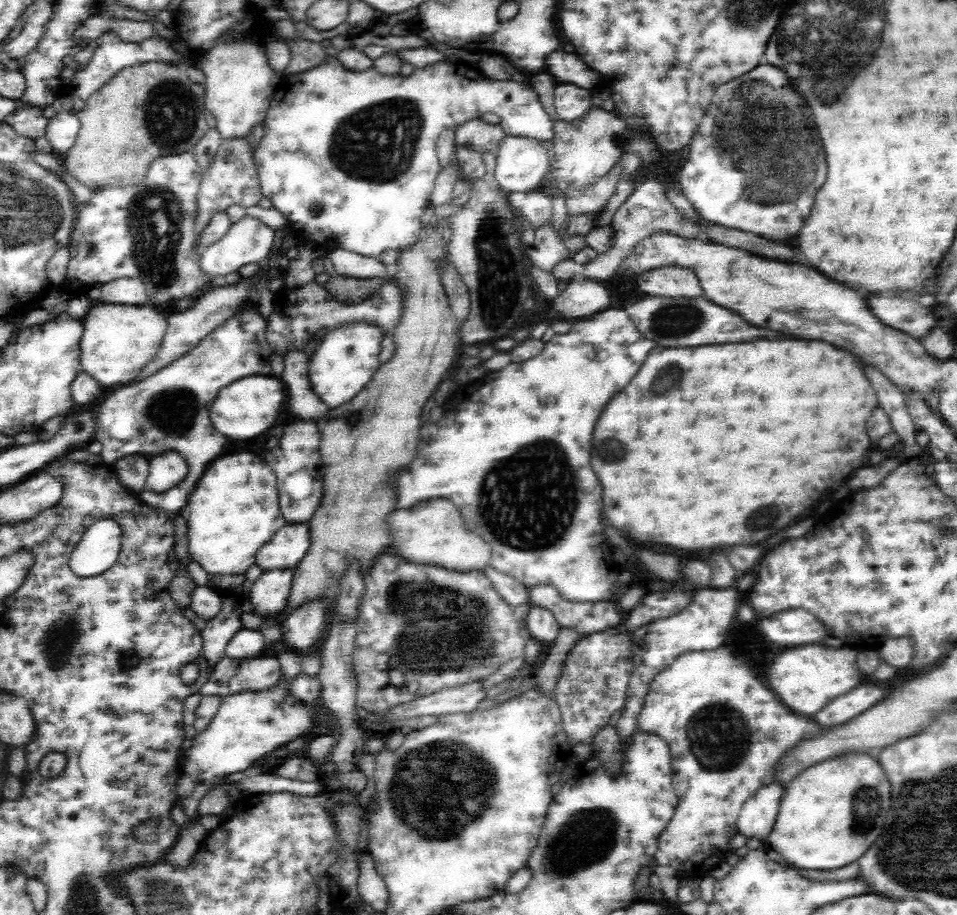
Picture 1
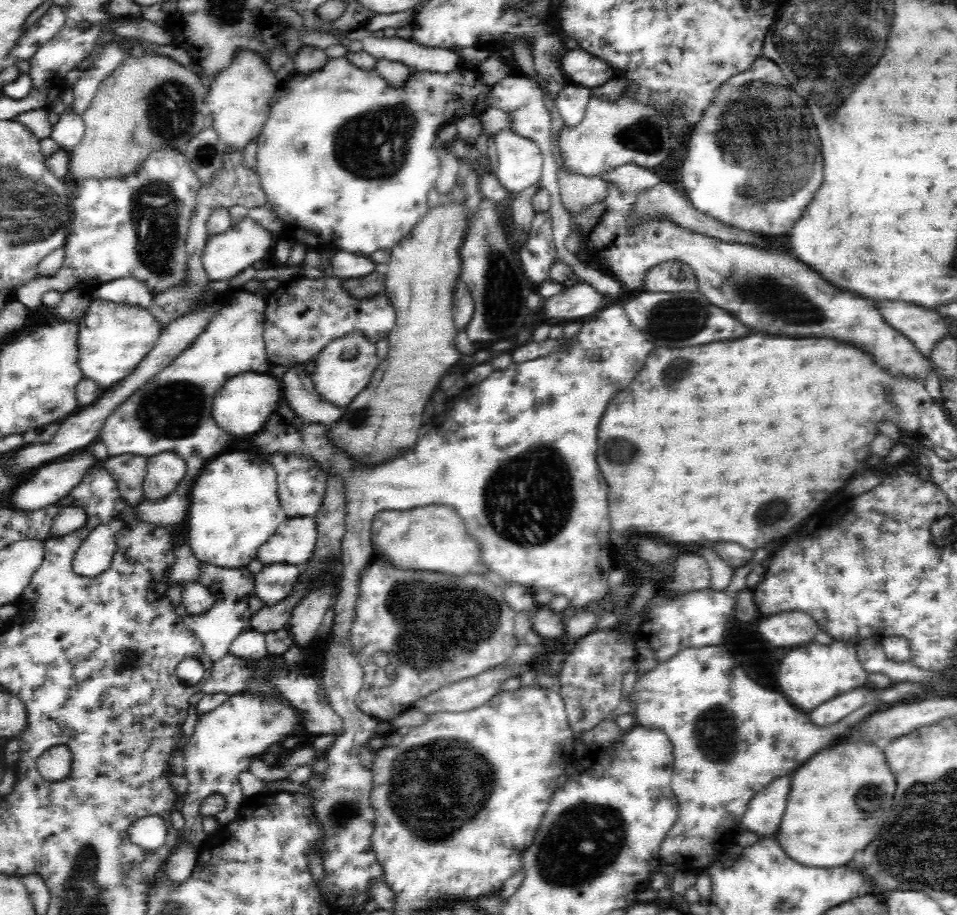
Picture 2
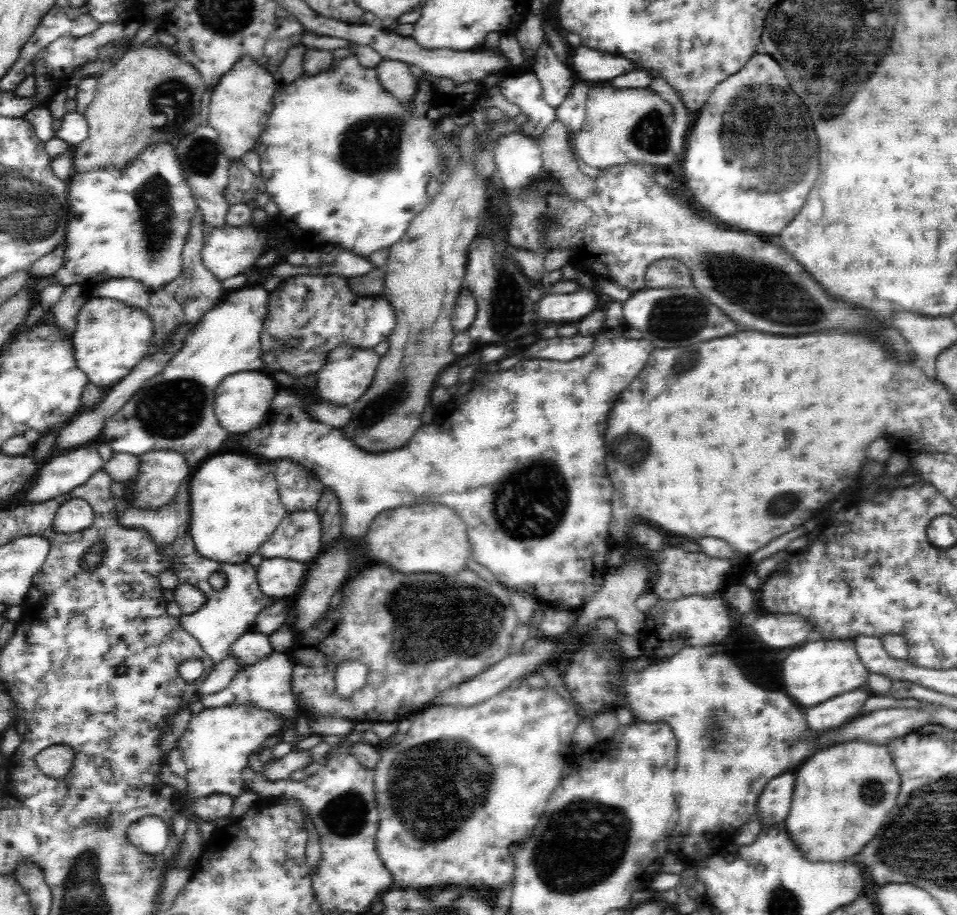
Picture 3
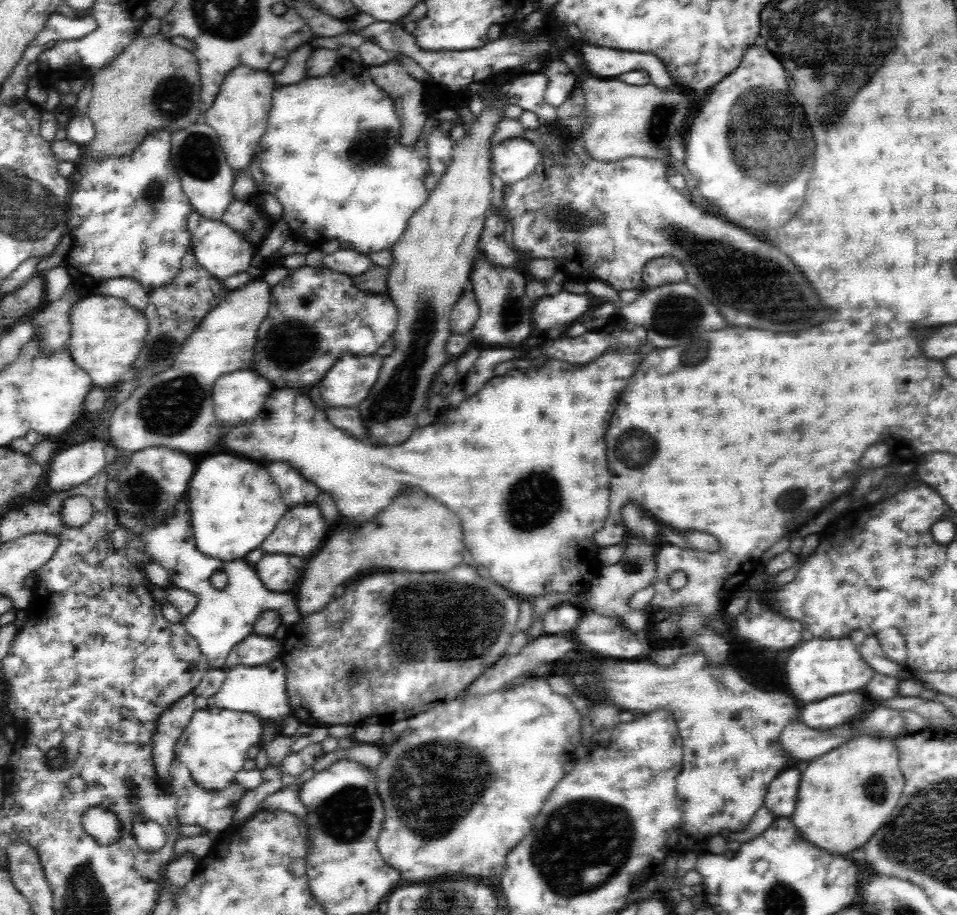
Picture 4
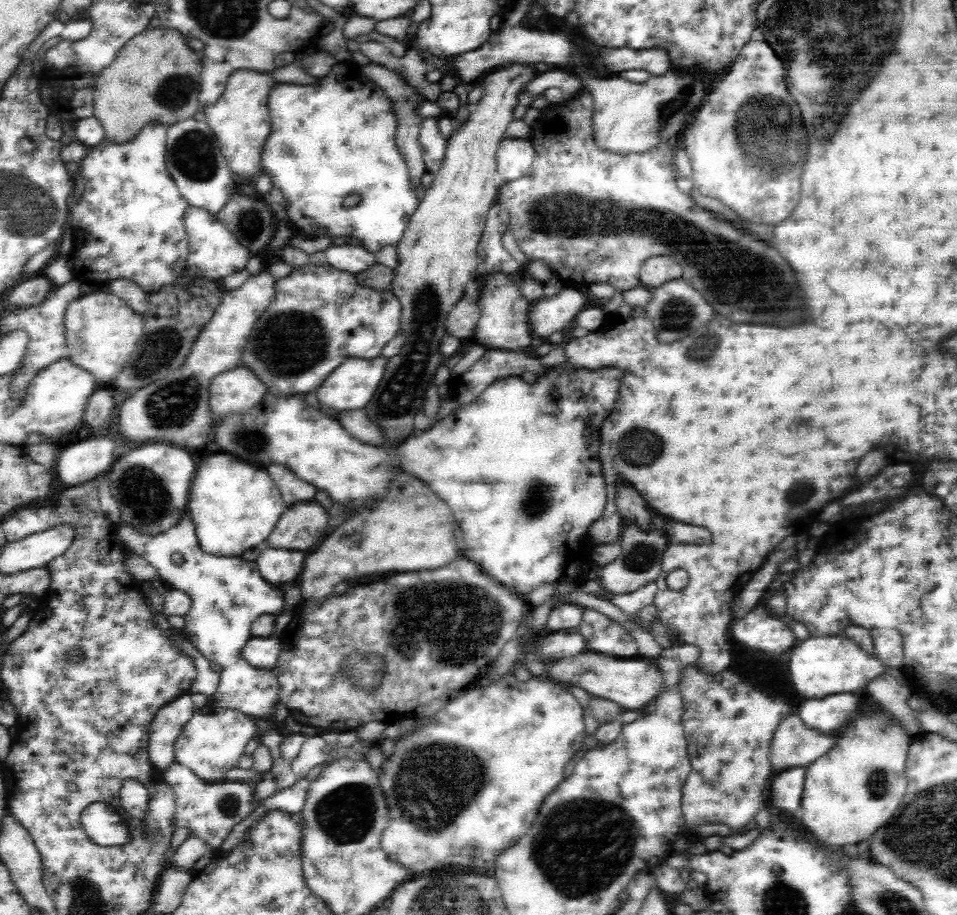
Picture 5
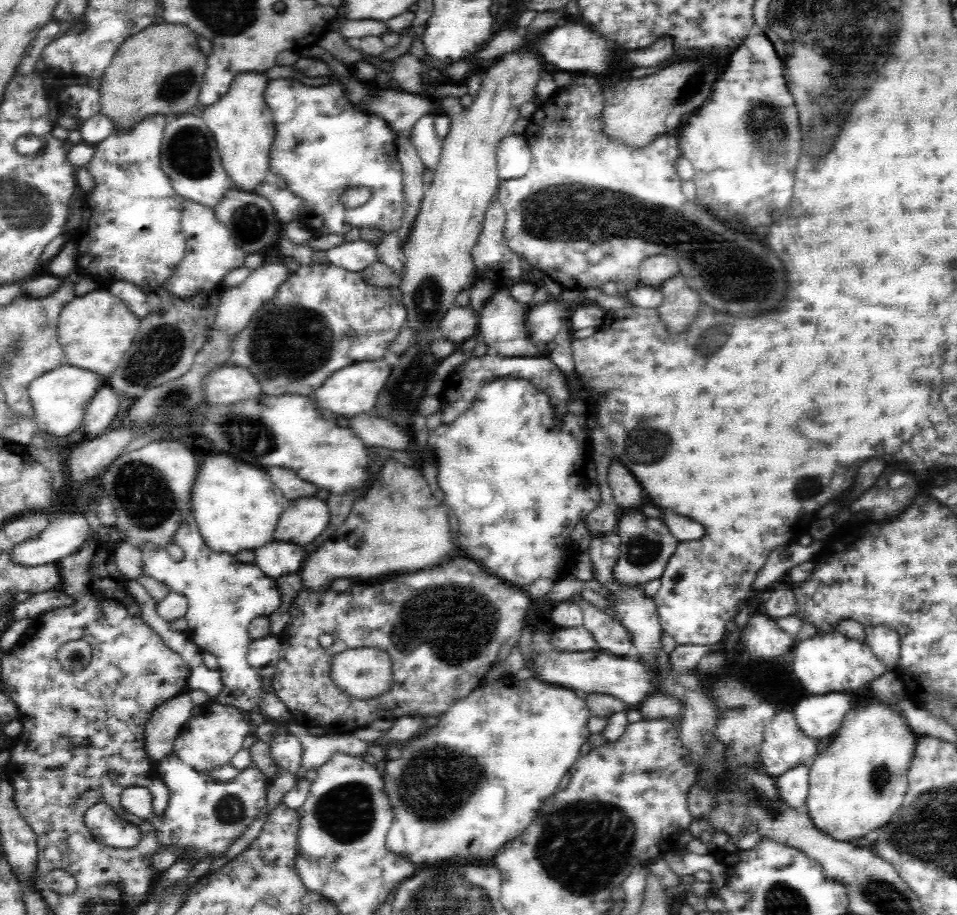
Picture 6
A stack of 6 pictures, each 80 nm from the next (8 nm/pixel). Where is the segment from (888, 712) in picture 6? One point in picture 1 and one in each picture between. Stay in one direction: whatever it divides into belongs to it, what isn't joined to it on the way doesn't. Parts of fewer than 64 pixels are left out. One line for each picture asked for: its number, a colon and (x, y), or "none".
1: (829, 814)
2: (838, 800)
3: (842, 793)
4: (843, 796)
5: (849, 792)

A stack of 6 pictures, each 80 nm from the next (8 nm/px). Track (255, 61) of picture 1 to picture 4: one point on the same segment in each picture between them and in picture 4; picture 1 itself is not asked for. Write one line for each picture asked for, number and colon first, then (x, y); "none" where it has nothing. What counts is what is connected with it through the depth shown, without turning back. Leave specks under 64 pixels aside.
2: (239, 98)
3: (240, 104)
4: (240, 111)

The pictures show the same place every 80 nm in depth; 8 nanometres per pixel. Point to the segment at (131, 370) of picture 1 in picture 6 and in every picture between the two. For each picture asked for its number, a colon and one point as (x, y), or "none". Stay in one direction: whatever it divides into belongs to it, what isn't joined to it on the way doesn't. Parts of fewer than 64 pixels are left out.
2: (108, 352)
3: (110, 338)
4: (107, 333)
5: (101, 330)
6: (95, 330)

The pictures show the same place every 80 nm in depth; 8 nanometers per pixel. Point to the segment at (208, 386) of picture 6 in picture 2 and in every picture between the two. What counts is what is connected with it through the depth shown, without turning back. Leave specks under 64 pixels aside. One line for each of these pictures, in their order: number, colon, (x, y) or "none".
2: (243, 406)
3: (242, 401)
4: (239, 397)
5: (236, 391)

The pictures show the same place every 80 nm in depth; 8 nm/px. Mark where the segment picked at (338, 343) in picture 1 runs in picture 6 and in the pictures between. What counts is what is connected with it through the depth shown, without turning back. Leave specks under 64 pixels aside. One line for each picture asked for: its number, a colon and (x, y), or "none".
2: (343, 368)
3: (348, 372)
4: (349, 380)
5: (350, 386)
6: (352, 390)

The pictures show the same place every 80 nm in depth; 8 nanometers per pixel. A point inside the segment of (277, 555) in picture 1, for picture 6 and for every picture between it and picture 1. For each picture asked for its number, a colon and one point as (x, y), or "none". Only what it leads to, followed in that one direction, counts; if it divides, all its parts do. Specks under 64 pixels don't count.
2: (293, 543)
3: (298, 537)
4: (299, 533)
5: (303, 526)
6: (303, 521)

